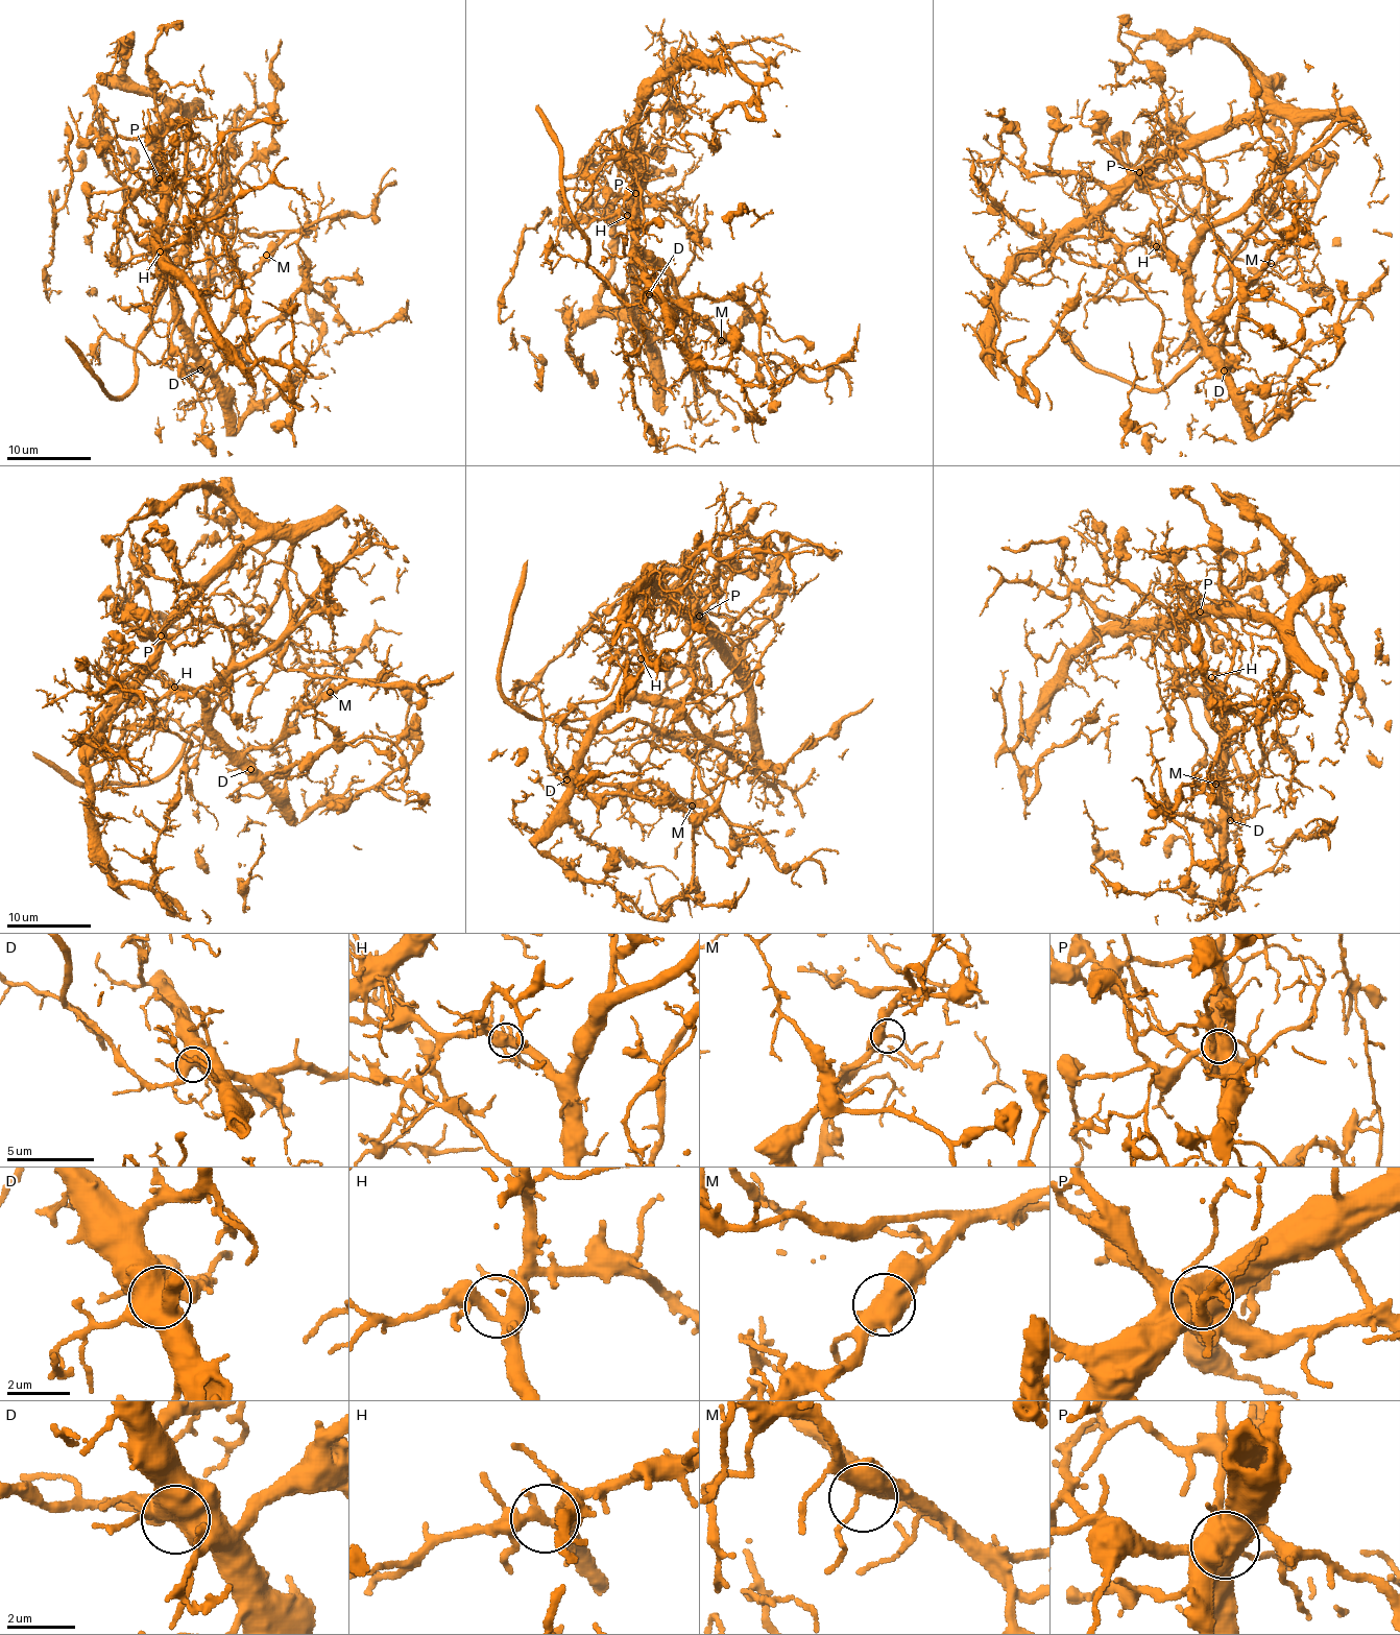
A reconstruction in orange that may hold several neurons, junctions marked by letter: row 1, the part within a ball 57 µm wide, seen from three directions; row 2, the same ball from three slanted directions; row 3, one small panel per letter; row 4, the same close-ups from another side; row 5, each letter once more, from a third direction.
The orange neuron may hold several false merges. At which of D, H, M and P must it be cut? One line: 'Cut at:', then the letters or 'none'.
Cut at: P

